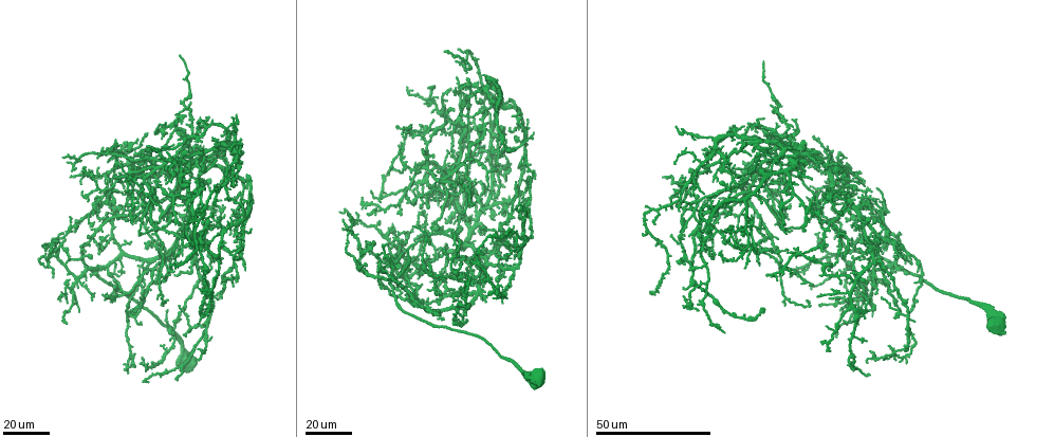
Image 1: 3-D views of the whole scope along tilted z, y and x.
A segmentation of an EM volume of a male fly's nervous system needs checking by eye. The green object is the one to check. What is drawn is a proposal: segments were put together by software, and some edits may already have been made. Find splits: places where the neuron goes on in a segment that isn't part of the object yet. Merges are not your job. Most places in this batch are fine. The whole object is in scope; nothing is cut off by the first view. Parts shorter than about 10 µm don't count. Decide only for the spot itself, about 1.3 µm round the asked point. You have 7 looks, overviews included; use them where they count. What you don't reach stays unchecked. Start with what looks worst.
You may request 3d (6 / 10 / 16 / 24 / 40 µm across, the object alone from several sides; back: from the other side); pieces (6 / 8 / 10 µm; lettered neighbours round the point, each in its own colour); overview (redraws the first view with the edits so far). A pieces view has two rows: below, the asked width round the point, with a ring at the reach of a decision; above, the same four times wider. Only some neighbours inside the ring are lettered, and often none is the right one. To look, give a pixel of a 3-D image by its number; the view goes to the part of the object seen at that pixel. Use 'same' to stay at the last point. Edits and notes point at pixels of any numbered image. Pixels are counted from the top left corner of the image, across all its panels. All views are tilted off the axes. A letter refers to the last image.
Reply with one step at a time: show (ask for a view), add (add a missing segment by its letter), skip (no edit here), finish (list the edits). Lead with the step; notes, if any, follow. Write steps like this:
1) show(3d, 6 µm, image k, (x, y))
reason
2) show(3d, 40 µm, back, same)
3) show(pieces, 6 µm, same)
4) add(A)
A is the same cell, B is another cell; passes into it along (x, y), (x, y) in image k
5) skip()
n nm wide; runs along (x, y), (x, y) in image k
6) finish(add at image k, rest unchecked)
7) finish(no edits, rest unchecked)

show(3d, 40 µm, image 1, (211, 310))
end of a long branch

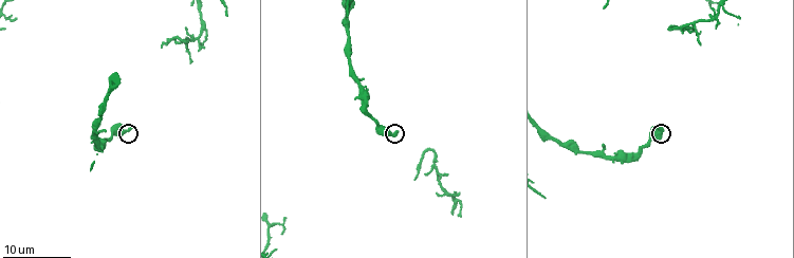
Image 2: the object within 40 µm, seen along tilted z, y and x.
show(pieces, 6 µm, image 2, (131, 127))
see the neighbours

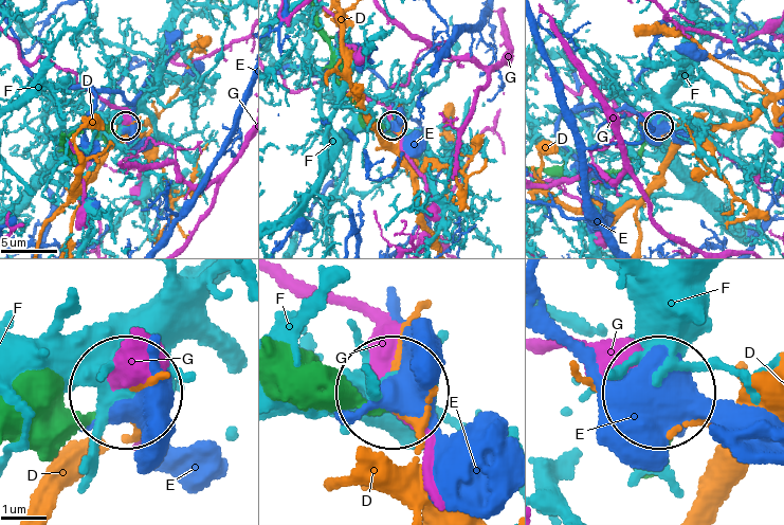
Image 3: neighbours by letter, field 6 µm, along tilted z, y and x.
skip()
D, E, F and G are other cells; no lettered segment goes on from it

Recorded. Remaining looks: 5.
show(3d, 40 µm, image 1, (502, 215))
an open end

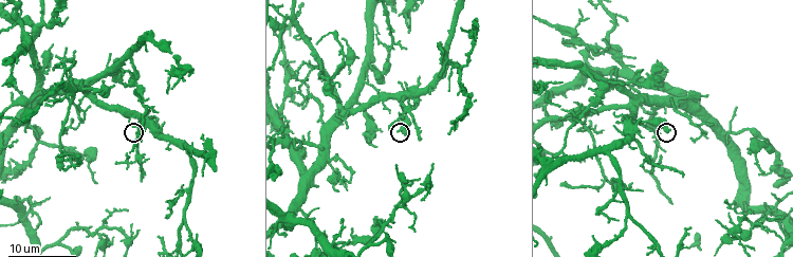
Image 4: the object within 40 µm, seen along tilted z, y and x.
show(pieces, 10 µm, image 4, (666, 131))

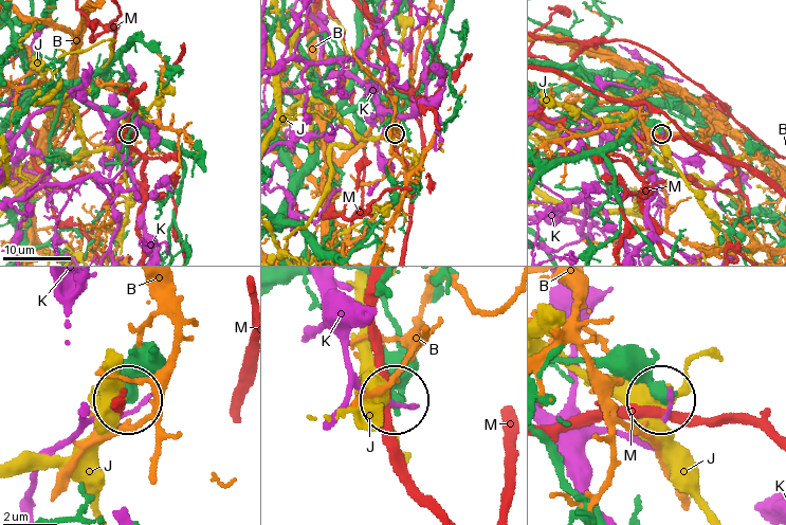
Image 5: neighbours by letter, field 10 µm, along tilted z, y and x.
skip()
B, J, K and M are other cells; none of them fits

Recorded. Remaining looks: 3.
show(3d, 24 µm, image 1, (205, 270))
free end

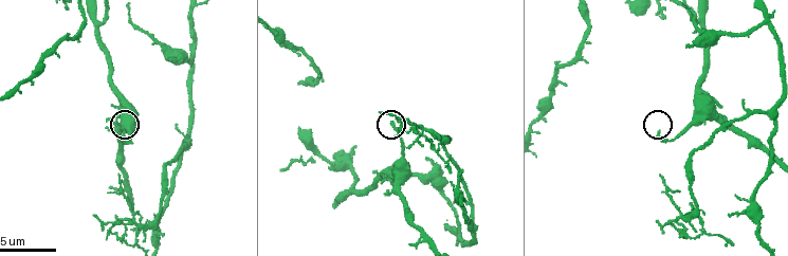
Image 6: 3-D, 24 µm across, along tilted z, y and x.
show(pieces, 8 µm, image 6, (124, 132))

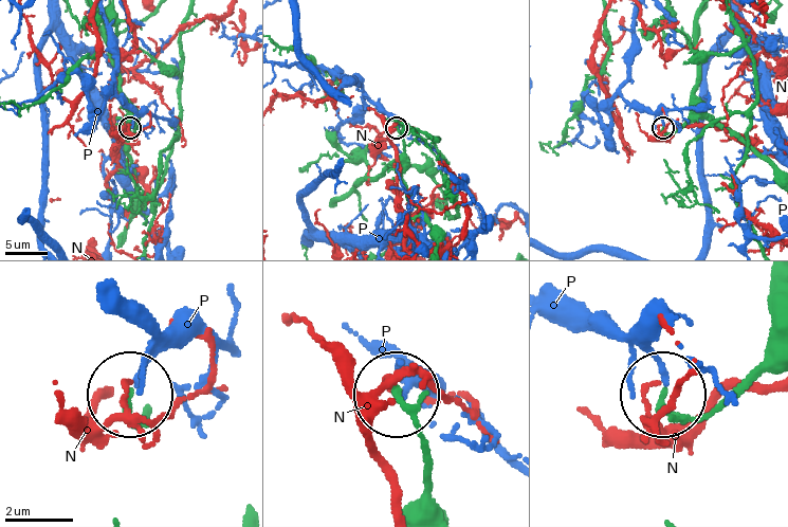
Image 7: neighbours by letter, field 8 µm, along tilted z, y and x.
skip()
N and P are other cells; runs along (411, 509), (424, 479), (424, 450), (415, 412), (397, 392) in image 7; none of them fits

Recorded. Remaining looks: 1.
finish(no edits, rest unchecked)

